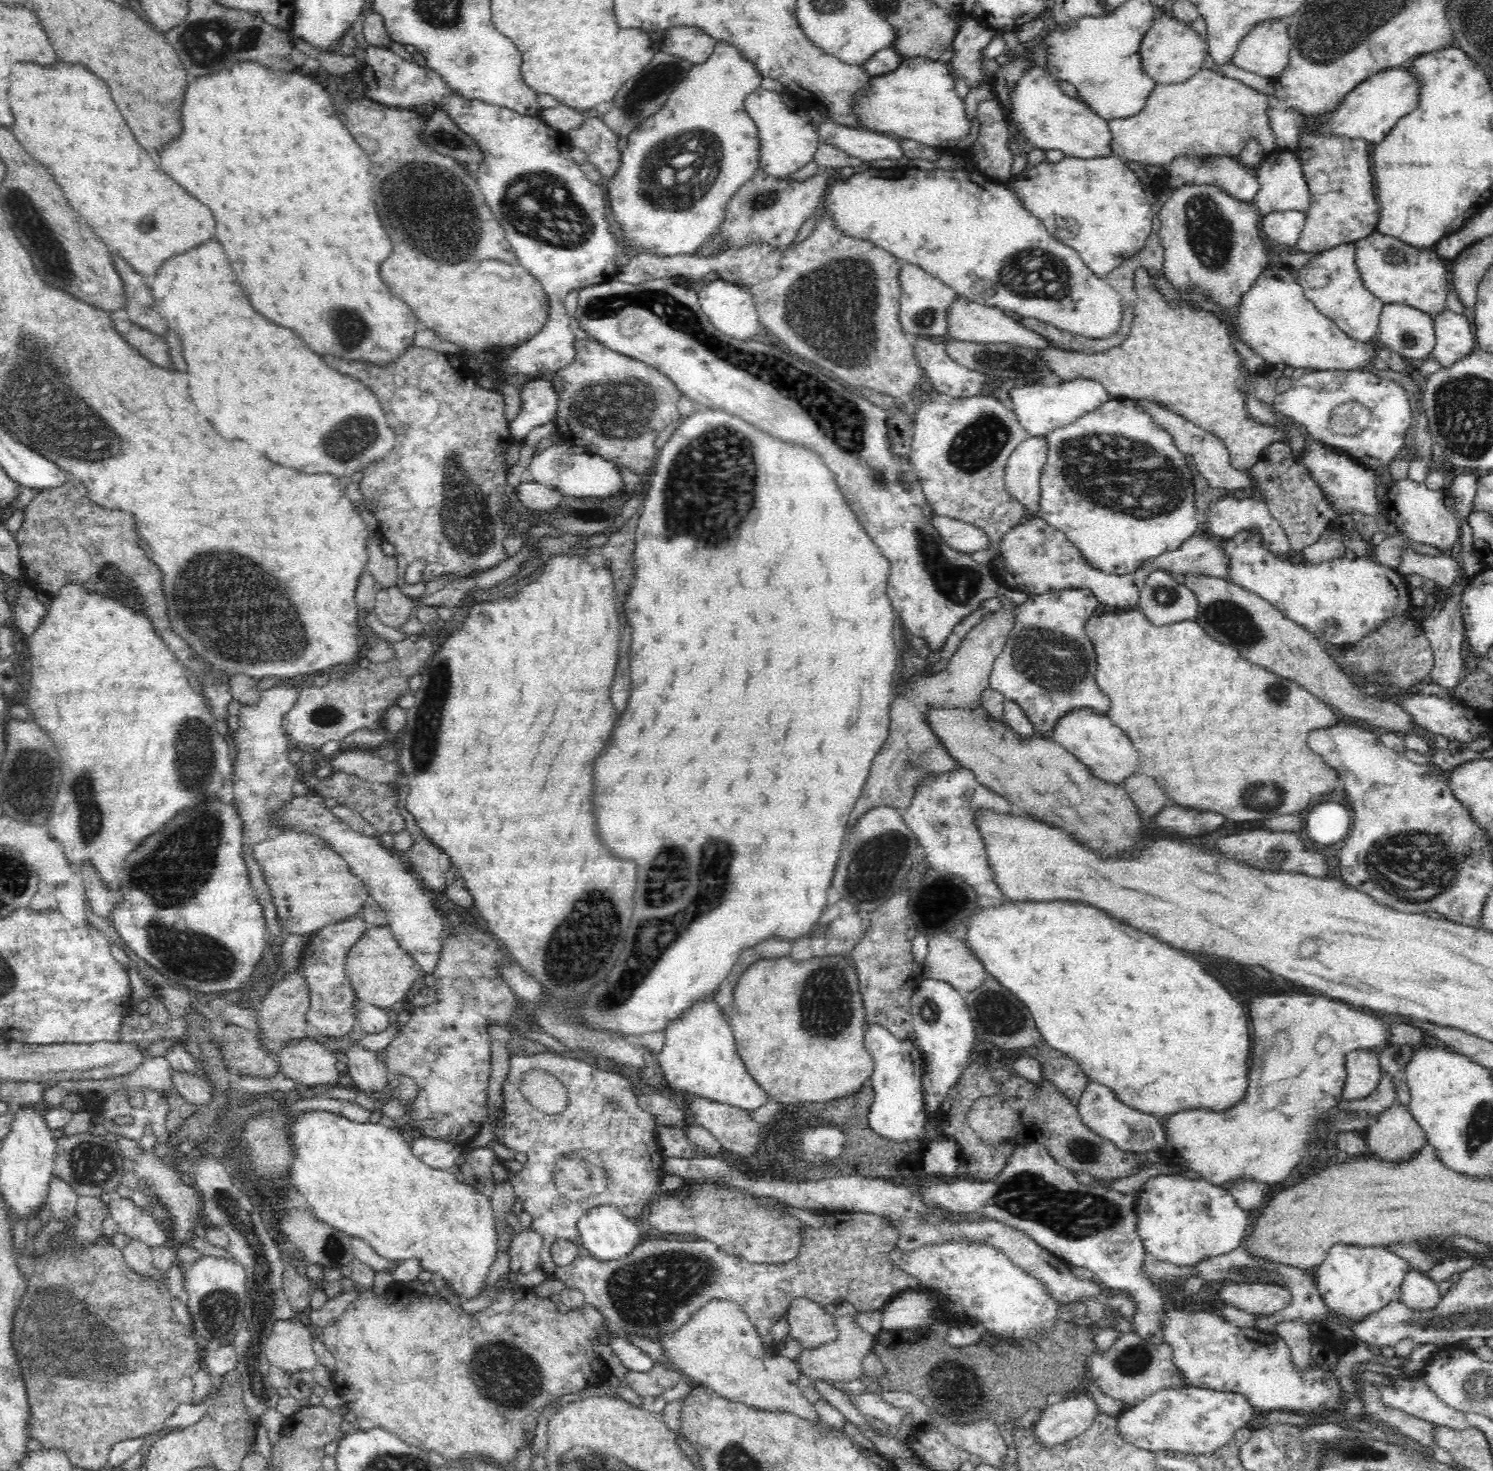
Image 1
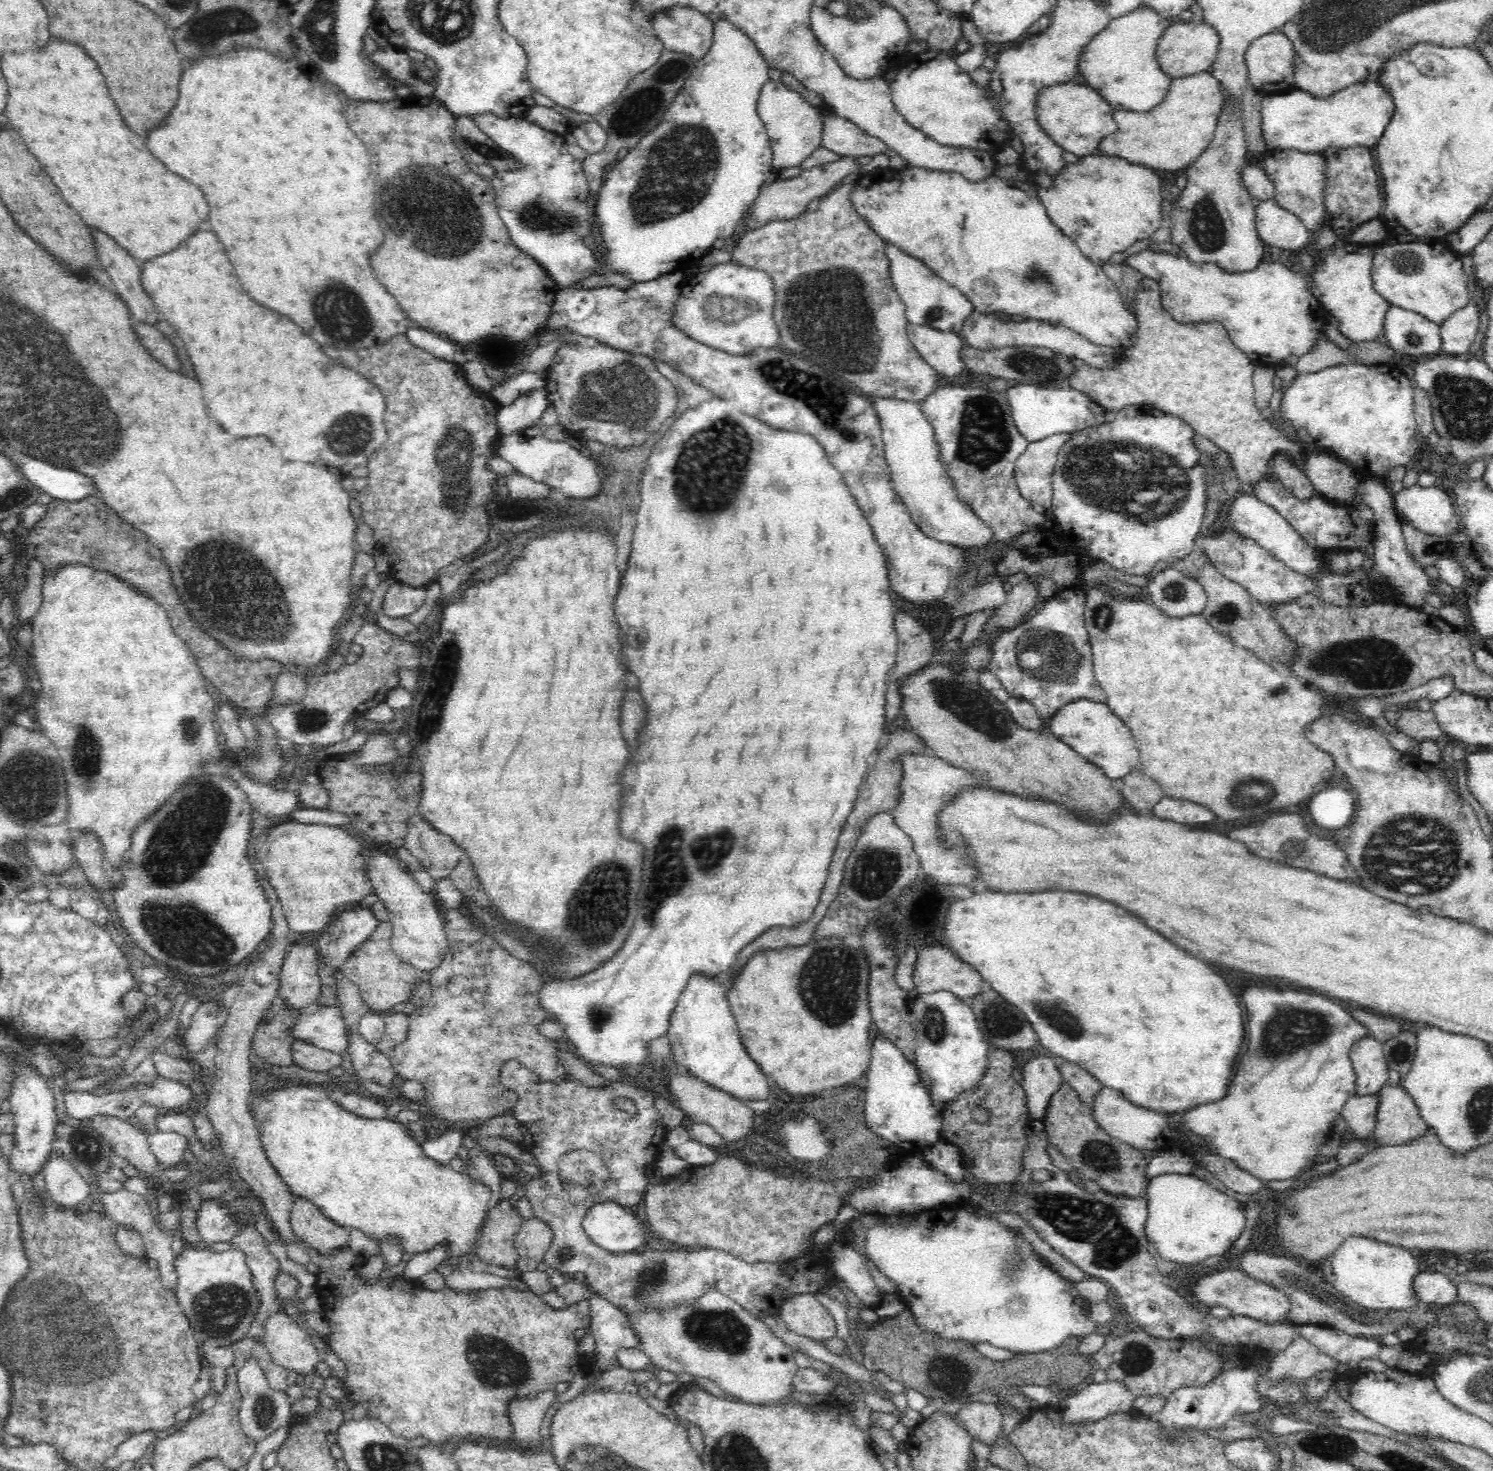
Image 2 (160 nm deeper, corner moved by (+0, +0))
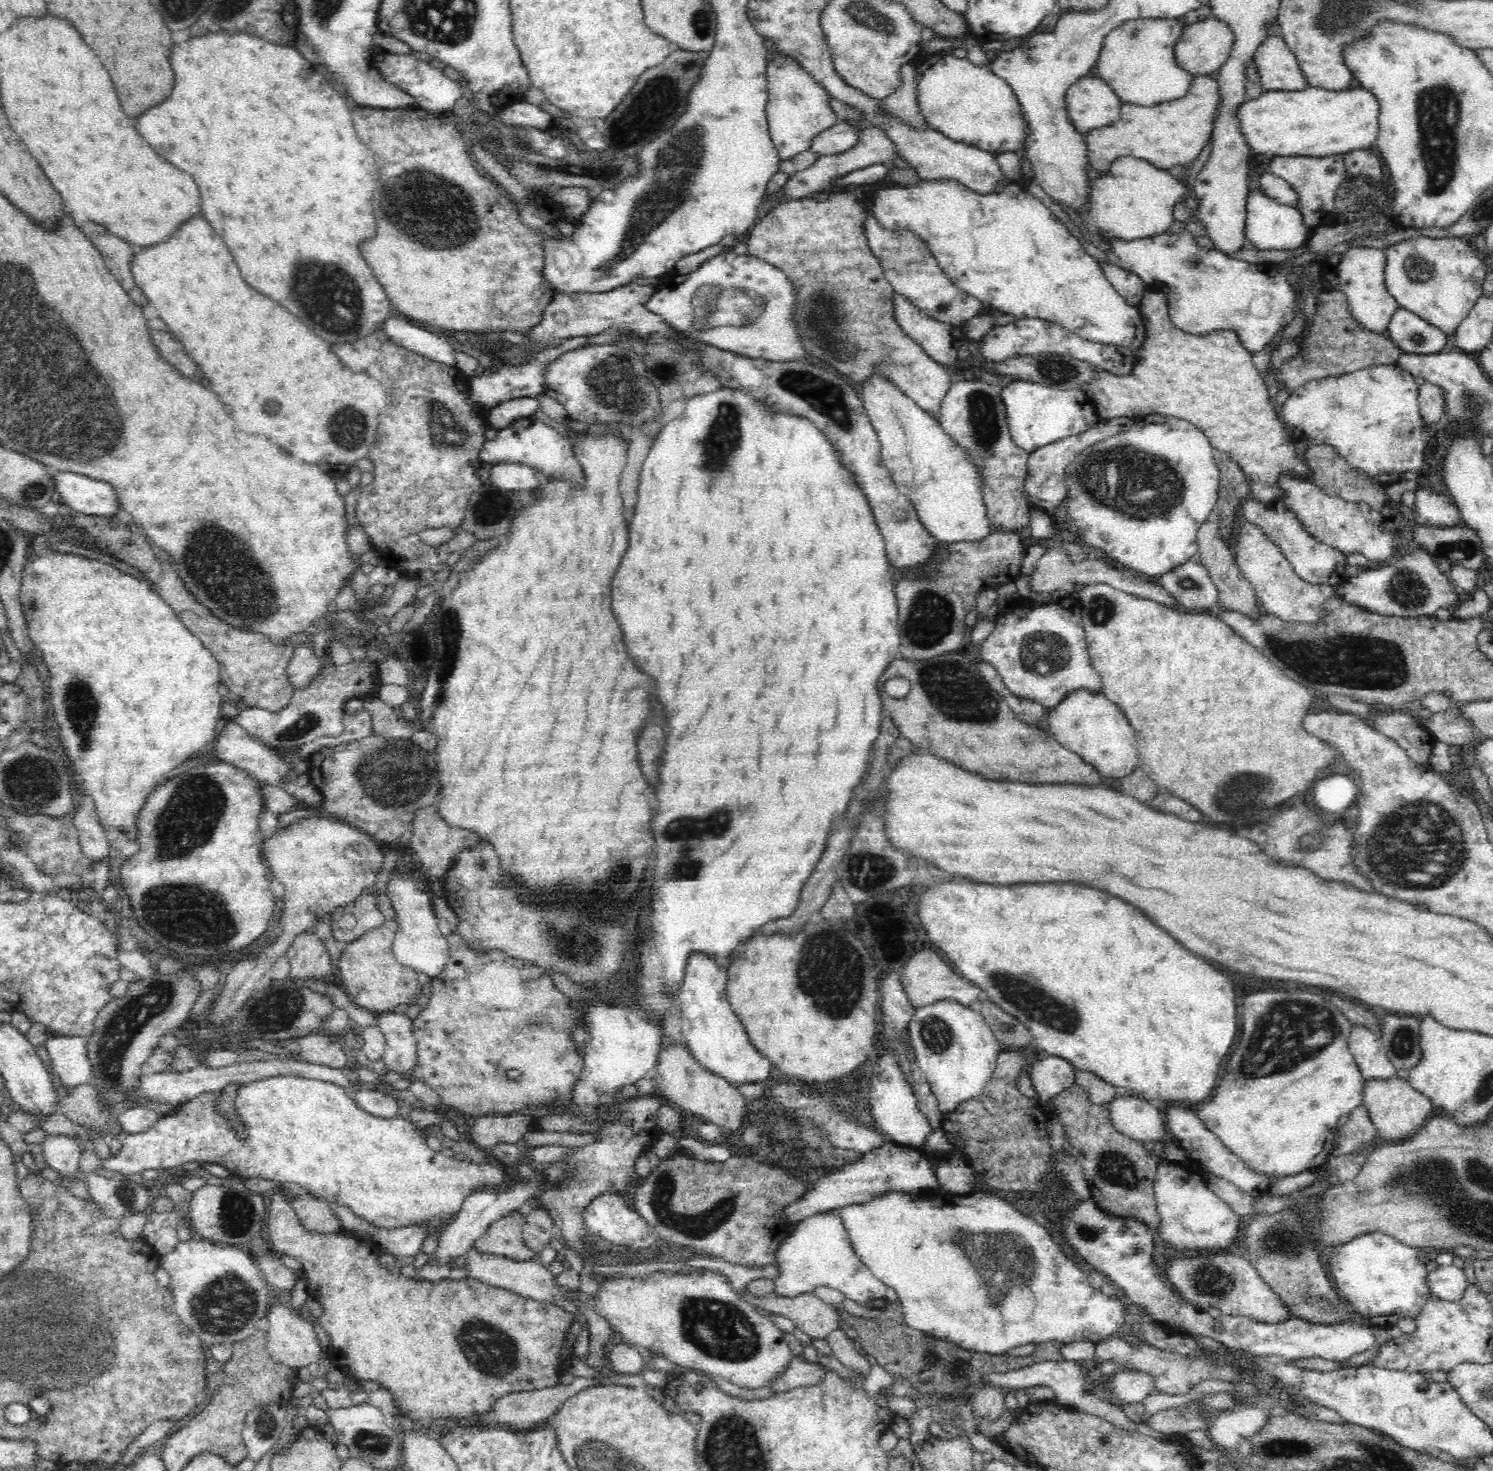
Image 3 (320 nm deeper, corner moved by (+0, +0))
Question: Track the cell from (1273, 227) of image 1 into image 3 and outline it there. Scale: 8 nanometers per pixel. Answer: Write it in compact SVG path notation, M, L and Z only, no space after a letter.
M1262 189L1248 193L1246 213L1246 240L1257 251L1292 250L1305 245L1310 238L1310 229L1305 226L1303 215L1292 206L1281 205Z

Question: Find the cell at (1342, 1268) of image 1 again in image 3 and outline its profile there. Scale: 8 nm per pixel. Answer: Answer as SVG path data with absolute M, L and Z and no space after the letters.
M1382 1231L1364 1234L1364 1236L1350 1240L1348 1244L1334 1246L1329 1263L1339 1296L1347 1301L1356 1313L1360 1313L1365 1323L1370 1326L1385 1328L1397 1325L1402 1318L1416 1319L1431 1295L1430 1287L1426 1283L1428 1270L1426 1270L1426 1265L1420 1261L1418 1251L1418 1249L1397 1242Z

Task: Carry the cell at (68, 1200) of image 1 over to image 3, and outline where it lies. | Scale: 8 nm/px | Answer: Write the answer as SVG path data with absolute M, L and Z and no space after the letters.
M64 1134L48 1135L40 1145L45 1162L54 1171L60 1173L63 1180L82 1179L83 1174L78 1163L85 1145L85 1138Z

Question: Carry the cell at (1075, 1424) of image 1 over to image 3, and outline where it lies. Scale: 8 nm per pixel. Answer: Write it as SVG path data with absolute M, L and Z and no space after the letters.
M1136 1369L1117 1370L1107 1378L1110 1387L1110 1399L1117 1406L1134 1403L1142 1403L1148 1394L1154 1392L1154 1377L1150 1373L1144 1373Z

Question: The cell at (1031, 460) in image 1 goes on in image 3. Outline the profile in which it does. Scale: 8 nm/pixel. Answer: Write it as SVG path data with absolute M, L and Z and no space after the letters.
M1118 417L1110 420L1102 420L1094 428L1086 429L1086 432L1080 432L1074 436L1066 436L1058 442L1046 444L1034 452L1030 452L1027 468L1026 487L1029 500L1032 507L1044 509L1050 512L1056 508L1066 498L1068 492L1068 483L1066 483L1066 468L1074 462L1074 458L1089 446L1094 446L1110 436L1116 436L1120 432L1126 432L1130 428L1134 428L1135 418Z

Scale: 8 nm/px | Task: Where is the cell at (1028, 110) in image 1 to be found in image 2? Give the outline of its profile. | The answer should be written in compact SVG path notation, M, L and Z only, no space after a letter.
M1073 81L1042 88L1036 98L1036 117L1042 129L1062 149L1081 158L1096 154L1102 139L1116 132L1114 111L1096 89Z

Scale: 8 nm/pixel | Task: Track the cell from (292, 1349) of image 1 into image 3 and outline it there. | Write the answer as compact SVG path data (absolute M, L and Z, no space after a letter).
M279 1301L269 1307L269 1312L267 1349L274 1361L297 1369L320 1358L322 1348L313 1324Z

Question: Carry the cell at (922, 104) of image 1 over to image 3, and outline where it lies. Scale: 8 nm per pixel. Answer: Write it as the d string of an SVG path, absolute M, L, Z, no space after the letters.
M950 52L930 58L916 73L918 107L928 128L942 132L946 137L998 155L1003 152L1020 153L1028 136L1028 121L1014 95L1014 89L995 75L988 65L977 65Z

